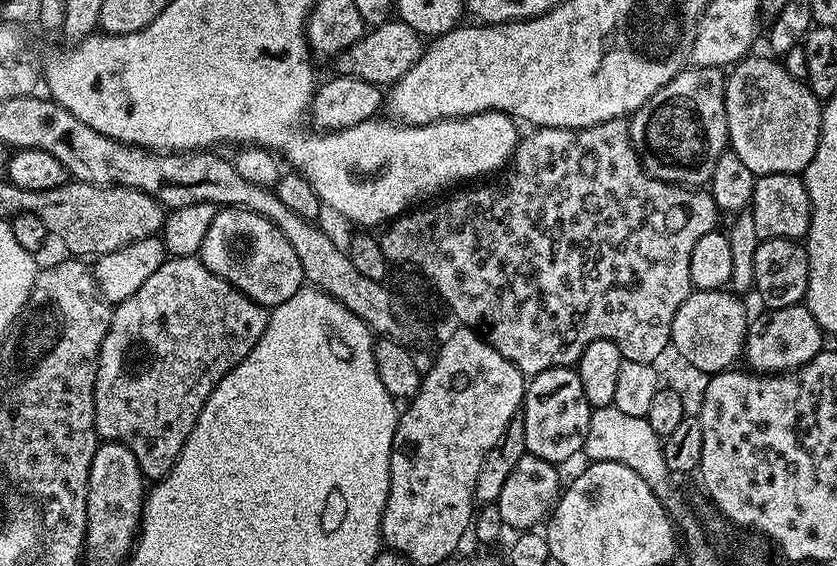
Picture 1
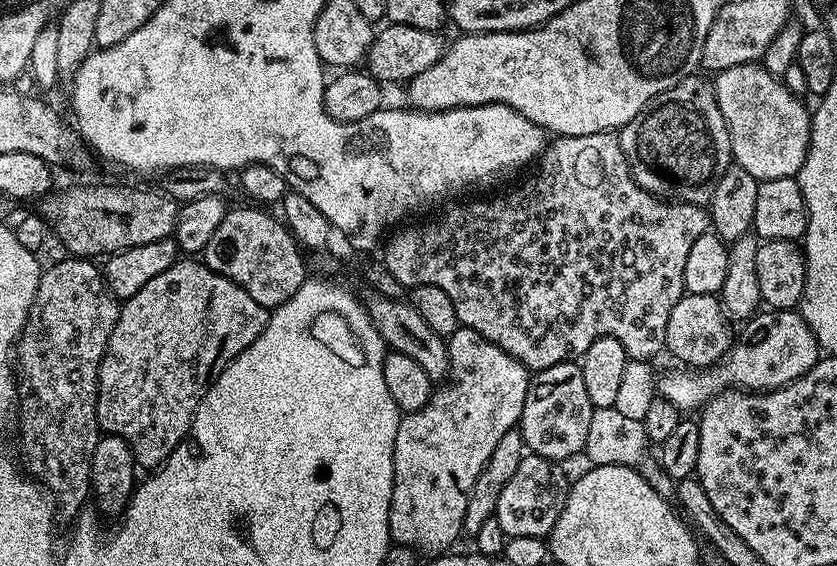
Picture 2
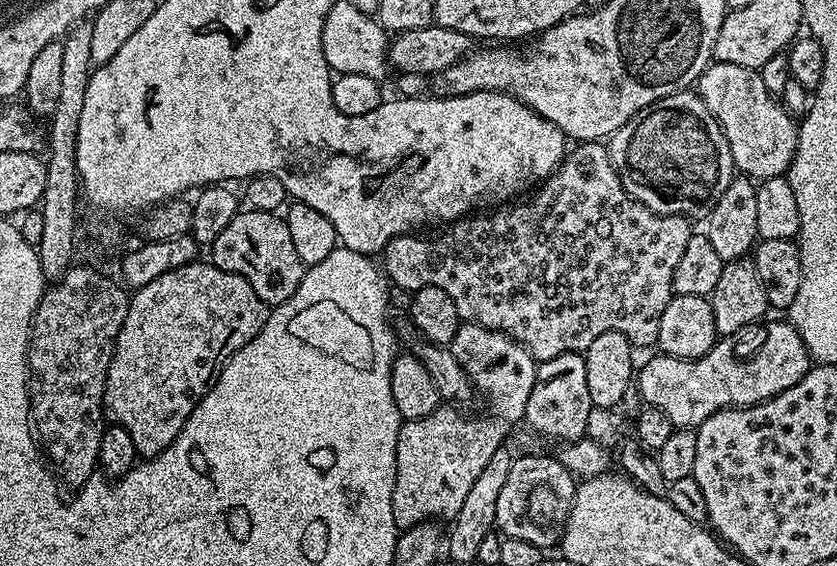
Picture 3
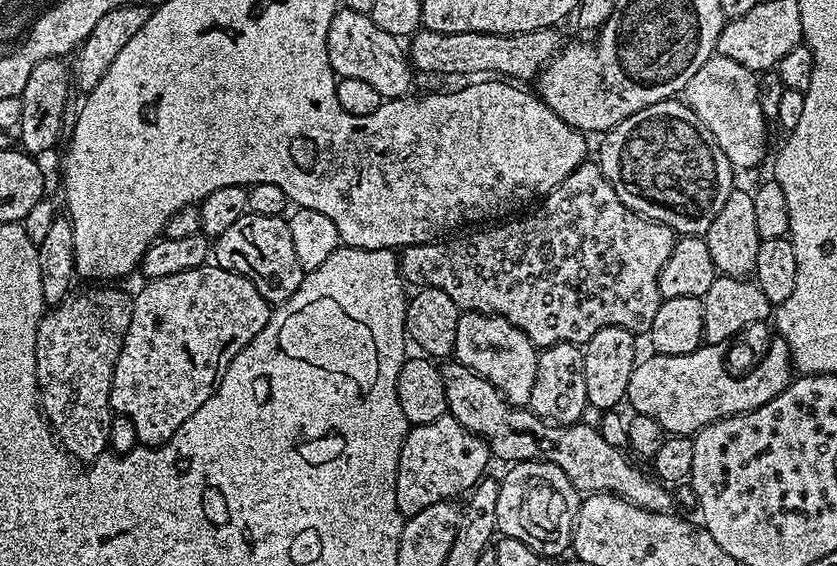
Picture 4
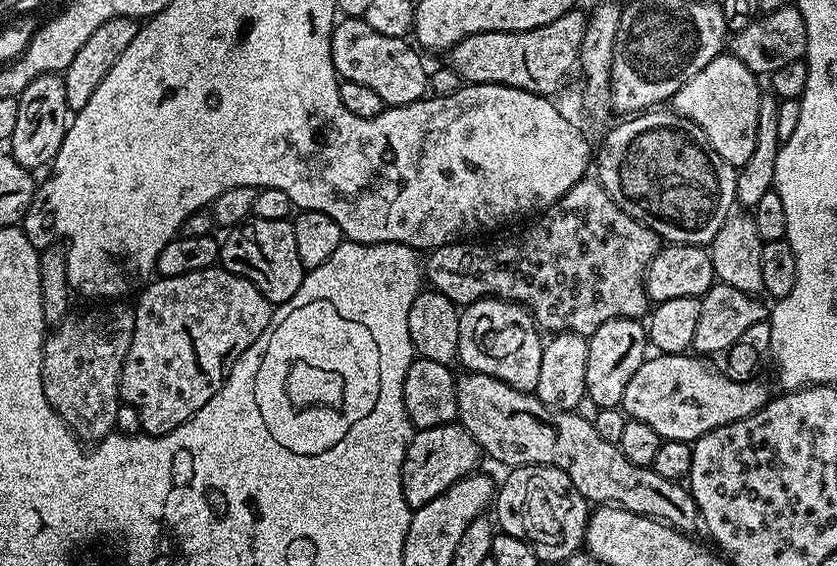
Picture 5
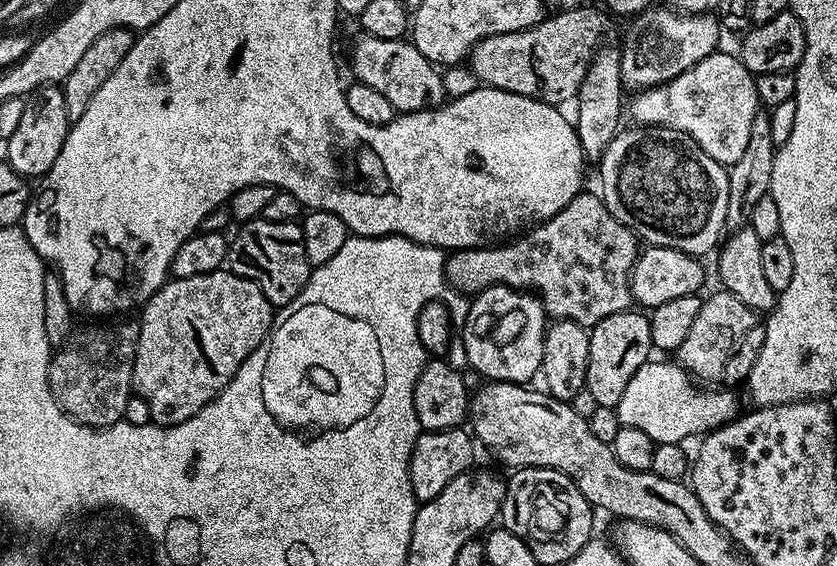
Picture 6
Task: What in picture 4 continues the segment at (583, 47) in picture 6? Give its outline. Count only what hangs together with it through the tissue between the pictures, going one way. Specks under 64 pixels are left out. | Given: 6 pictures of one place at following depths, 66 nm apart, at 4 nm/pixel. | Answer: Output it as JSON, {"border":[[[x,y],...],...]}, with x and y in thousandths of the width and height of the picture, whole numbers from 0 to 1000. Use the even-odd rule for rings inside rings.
{"border":[[[668,48],[649,49],[637,57],[620,57],[613,64],[597,64],[593,57],[544,57],[542,60],[528,60],[503,53],[491,65],[485,90],[491,104],[493,122],[498,129],[521,127],[524,134],[539,138],[539,134],[559,134],[554,138],[569,138],[575,131],[591,131],[597,138],[606,138],[612,145],[626,145],[621,141],[639,143],[649,127],[658,106],[669,94],[671,72],[669,72]]]}

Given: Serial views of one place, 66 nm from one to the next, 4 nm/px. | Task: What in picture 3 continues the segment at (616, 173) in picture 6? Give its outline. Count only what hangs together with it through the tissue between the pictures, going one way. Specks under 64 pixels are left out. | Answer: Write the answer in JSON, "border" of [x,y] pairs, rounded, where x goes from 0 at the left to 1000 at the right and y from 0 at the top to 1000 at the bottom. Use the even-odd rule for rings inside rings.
{"border":[[[830,161],[806,163],[762,194],[748,217],[731,235],[724,260],[736,295],[743,329],[762,359],[787,382],[821,382],[845,385],[858,364],[858,350],[872,329],[877,292],[872,258],[860,228],[860,217],[848,201],[843,180]]]}

